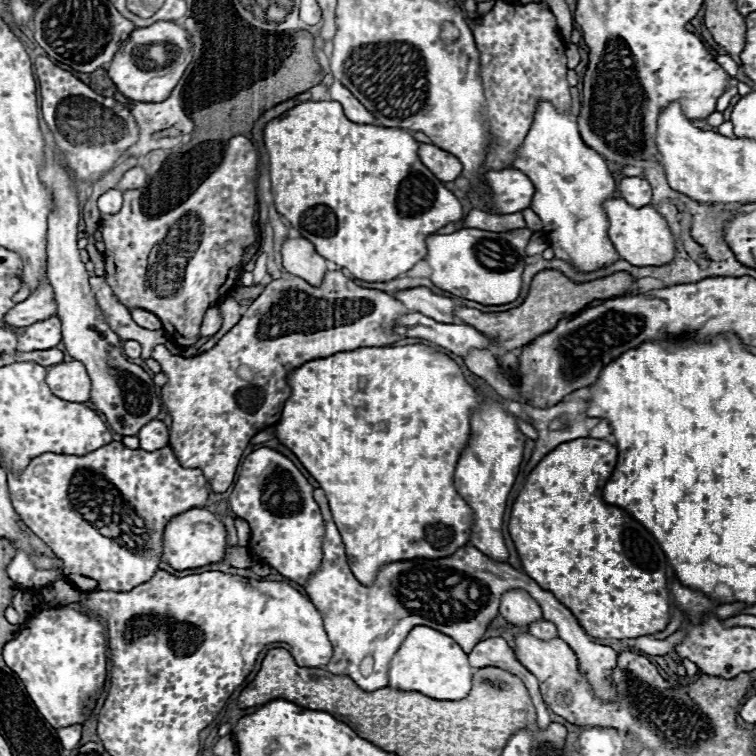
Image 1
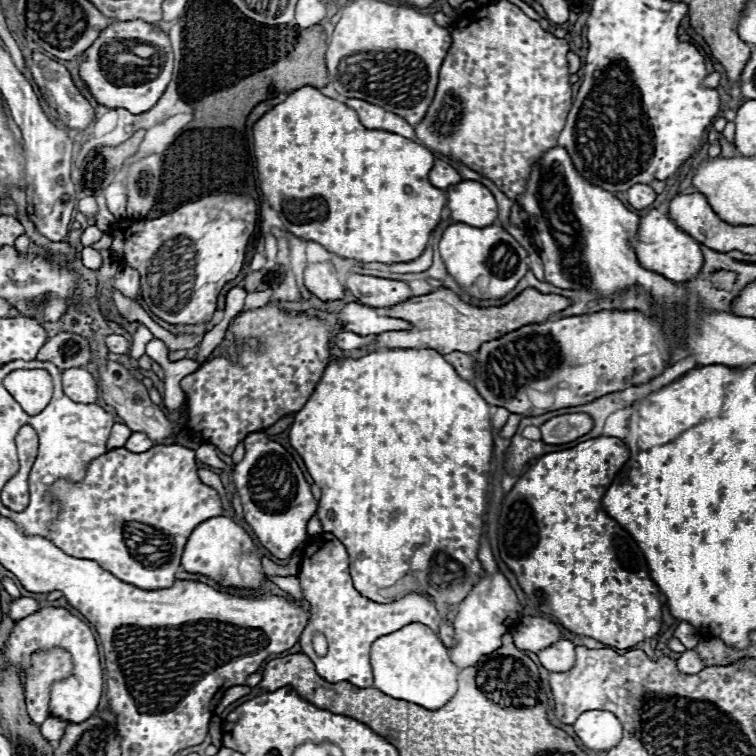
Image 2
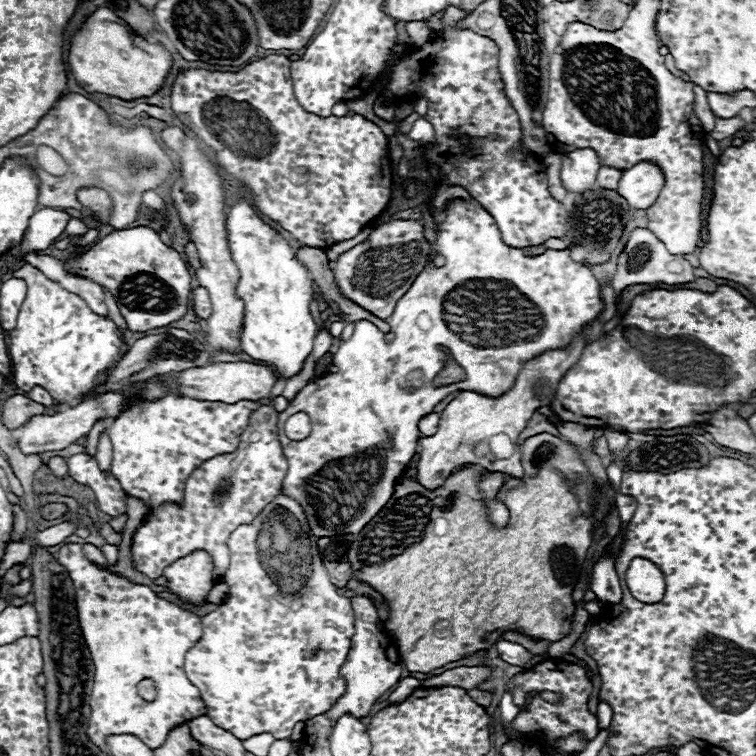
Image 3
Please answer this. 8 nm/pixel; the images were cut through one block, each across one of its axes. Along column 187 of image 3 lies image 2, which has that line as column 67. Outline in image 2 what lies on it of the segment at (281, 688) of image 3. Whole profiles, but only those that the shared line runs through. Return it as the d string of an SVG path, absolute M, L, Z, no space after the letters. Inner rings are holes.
M54 648L50 652L34 652L32 668L26 678L26 706L32 722L42 724L48 712L48 688L54 680L62 680L72 672L70 654Z

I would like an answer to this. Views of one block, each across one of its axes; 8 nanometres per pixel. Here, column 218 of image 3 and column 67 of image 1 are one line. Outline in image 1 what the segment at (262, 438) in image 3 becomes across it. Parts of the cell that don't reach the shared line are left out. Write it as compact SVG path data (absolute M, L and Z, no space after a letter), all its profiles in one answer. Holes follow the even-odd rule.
M110 442L104 448L84 456L44 452L32 458L18 476L8 472L8 486L14 510L64 562L64 574L94 578L100 586L106 586L104 590L116 592L132 590L136 584L152 578L162 560L162 532L168 520L190 508L204 506L210 494L208 480L202 472L182 468L168 446L146 452L140 448L128 450L120 442Z

